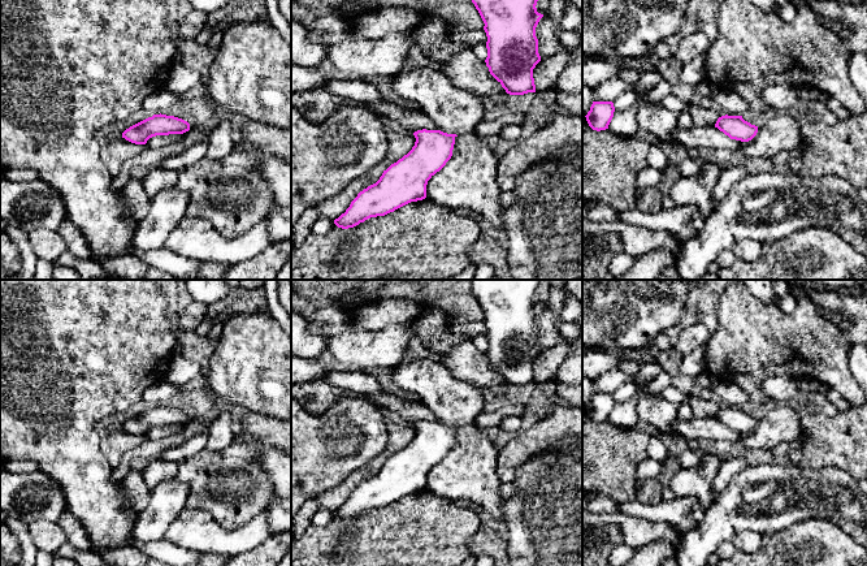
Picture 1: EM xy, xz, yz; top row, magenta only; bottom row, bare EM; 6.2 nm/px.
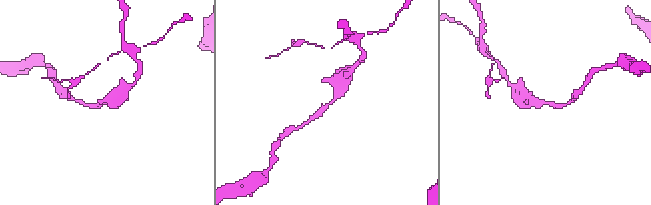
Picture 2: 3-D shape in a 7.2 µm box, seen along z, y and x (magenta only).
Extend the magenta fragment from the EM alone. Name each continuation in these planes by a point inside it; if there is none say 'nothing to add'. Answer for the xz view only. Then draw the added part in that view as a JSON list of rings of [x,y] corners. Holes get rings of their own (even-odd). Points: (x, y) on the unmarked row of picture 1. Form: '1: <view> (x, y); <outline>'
nothing to add

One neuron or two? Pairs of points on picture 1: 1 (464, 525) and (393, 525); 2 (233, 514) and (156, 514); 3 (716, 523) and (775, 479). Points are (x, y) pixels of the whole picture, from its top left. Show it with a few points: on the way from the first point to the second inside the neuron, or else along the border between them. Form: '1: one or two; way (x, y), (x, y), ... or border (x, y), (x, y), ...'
1: one; way (446, 525), (411, 525)
2: two; border (176, 478), (189, 487), (186, 506)
3: one; way (731, 513), (751, 502), (761, 493)

